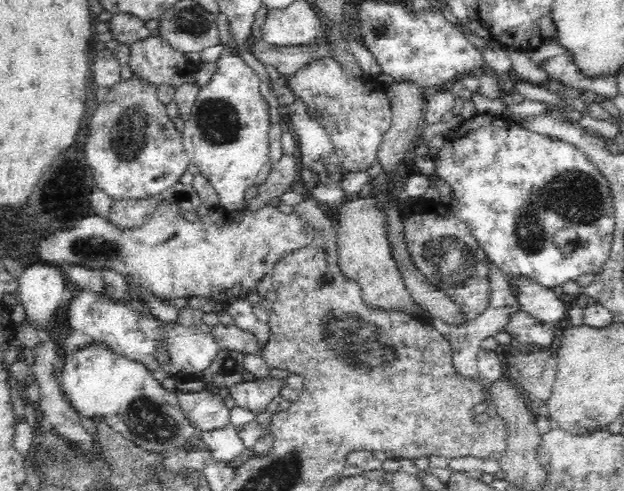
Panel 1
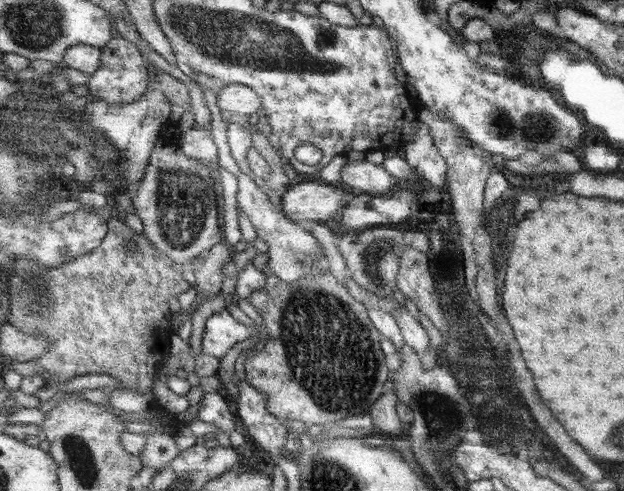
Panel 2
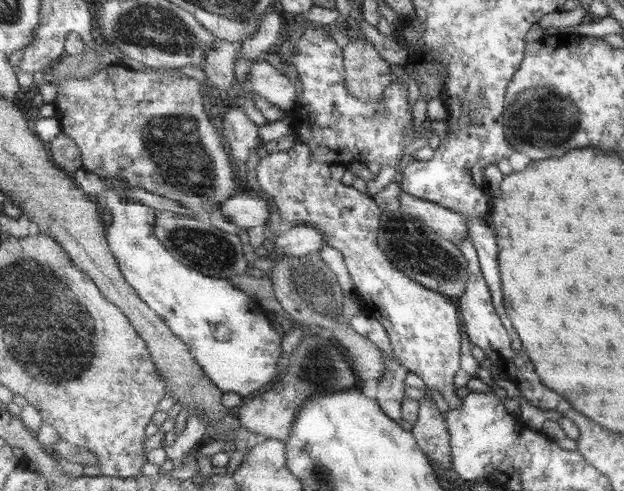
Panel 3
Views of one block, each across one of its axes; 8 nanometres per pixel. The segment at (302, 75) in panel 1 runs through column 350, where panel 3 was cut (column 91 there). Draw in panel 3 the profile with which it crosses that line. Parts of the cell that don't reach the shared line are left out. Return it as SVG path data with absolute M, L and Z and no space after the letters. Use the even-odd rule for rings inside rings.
M110 65L90 78L67 77L61 81L53 105L61 121L62 133L75 141L82 152L83 166L103 178L124 178L128 186L170 198L181 206L204 216L219 210L235 195L236 169L231 150L225 148L225 138L219 134L217 121L205 110L201 84L195 78L181 74L179 69L157 69L137 72L124 65Z

